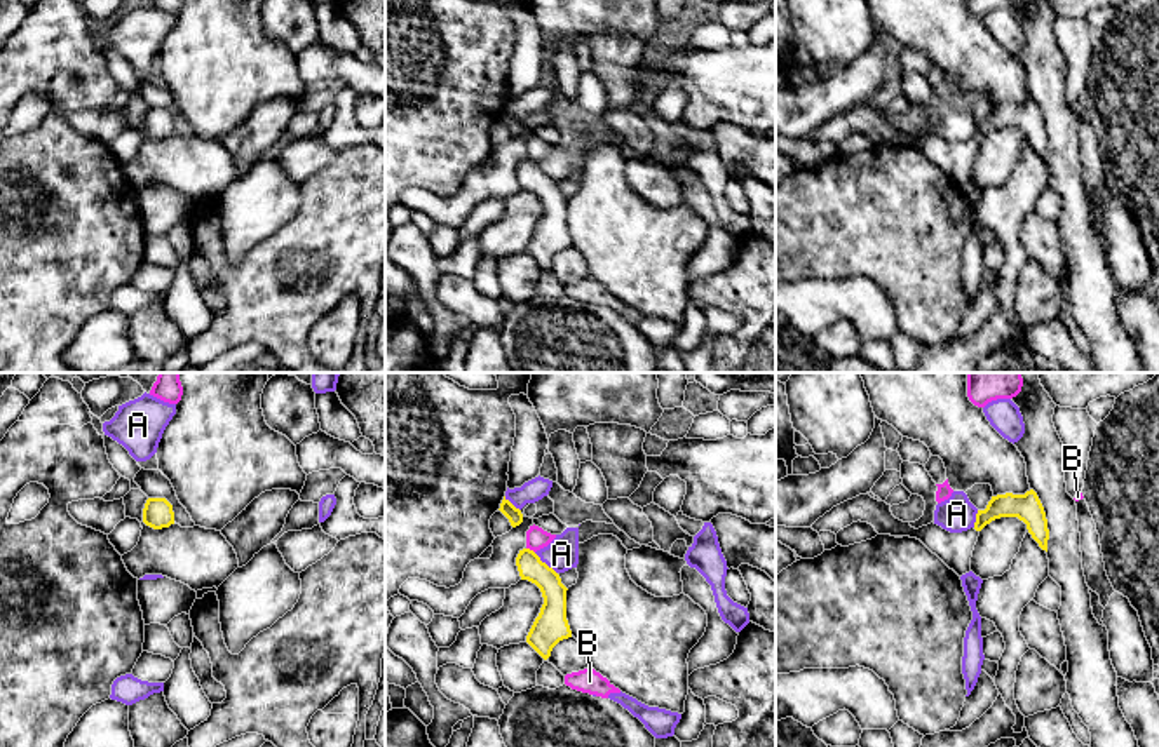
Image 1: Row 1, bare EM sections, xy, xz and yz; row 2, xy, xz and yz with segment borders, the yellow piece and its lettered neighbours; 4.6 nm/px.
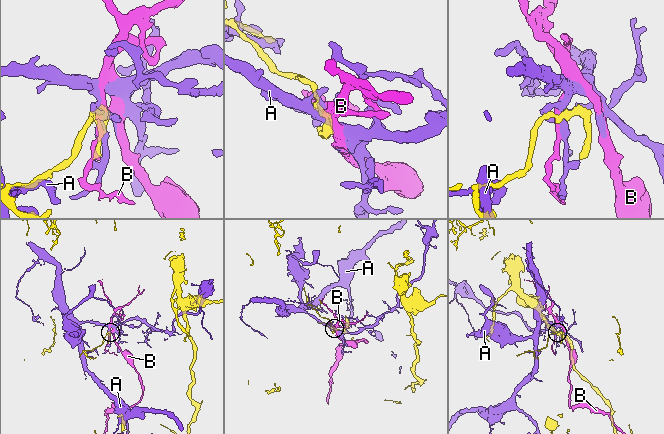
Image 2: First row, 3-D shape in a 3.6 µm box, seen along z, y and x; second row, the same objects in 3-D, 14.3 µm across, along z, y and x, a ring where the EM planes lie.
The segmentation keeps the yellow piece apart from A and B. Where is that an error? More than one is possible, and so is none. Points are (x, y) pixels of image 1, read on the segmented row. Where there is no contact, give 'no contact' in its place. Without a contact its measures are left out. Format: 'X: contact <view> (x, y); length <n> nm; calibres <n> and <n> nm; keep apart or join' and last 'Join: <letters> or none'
A: contact xz (544, 563); length 150 nm; calibres 130 and 160 nm; keep apart
B: contact xz (528, 549); length 50 nm; calibres 120 and 100 nm; keep apart
Join: none

